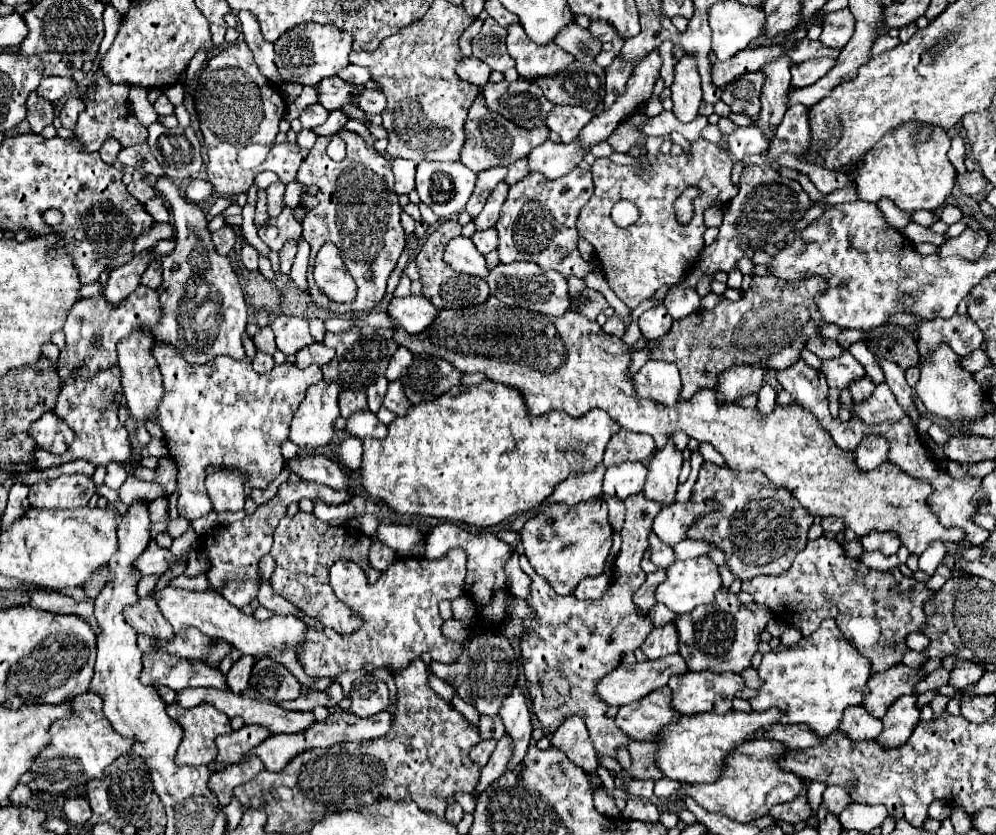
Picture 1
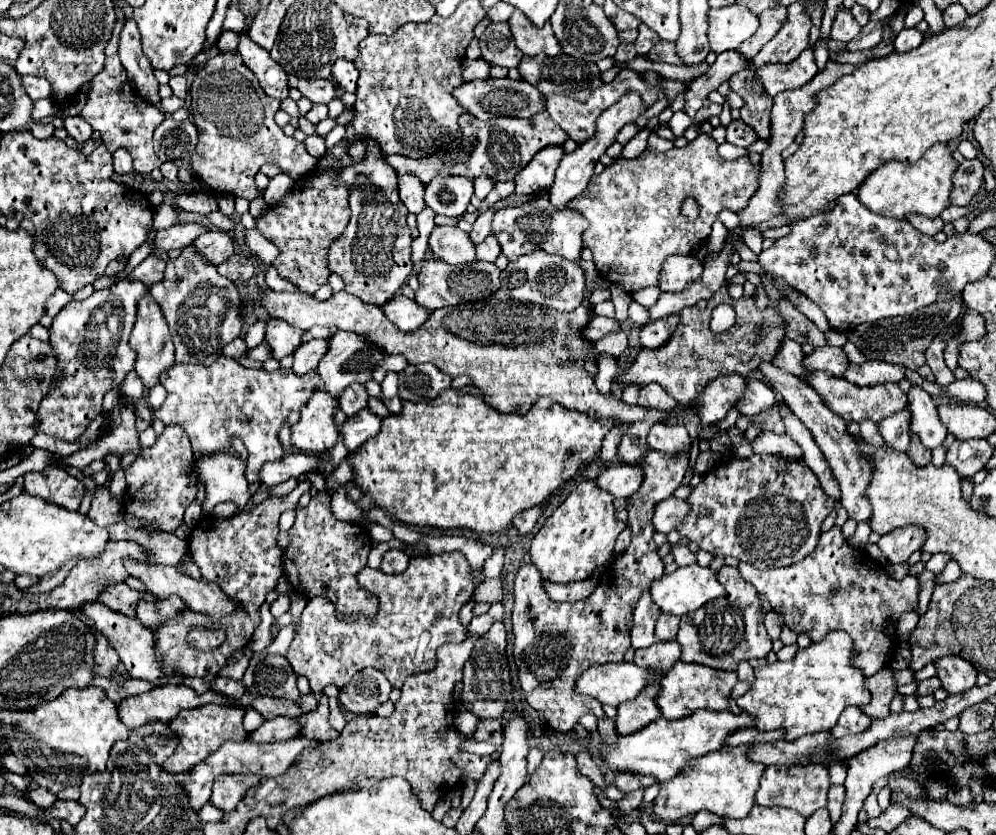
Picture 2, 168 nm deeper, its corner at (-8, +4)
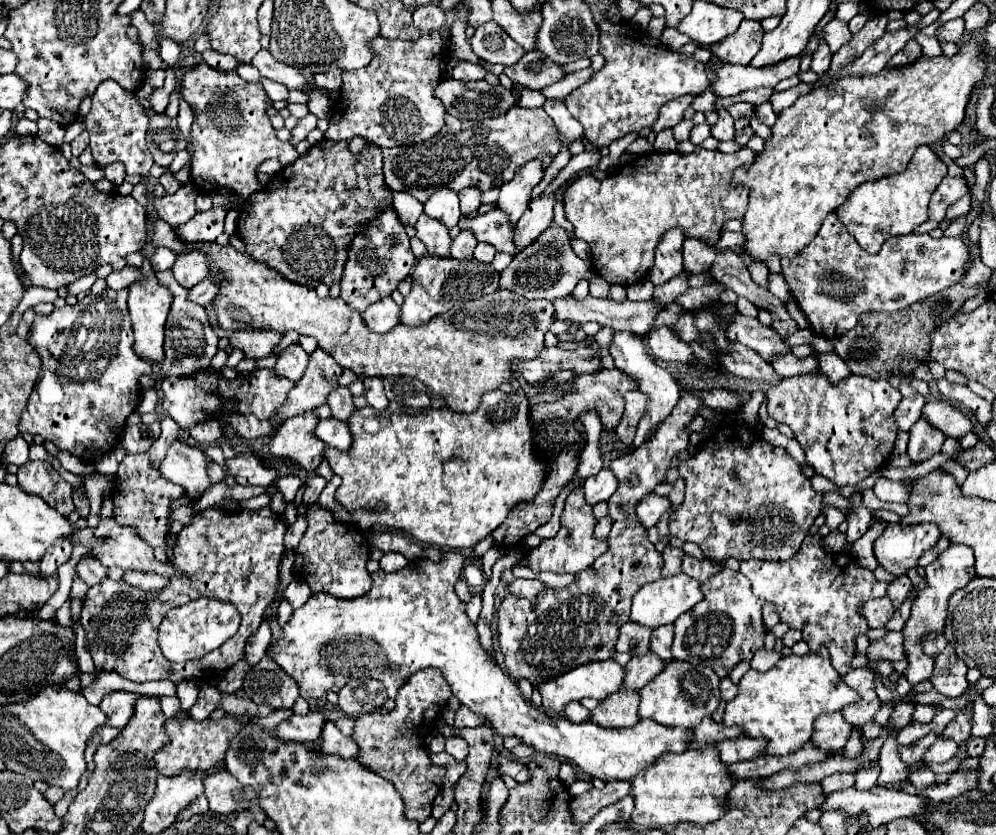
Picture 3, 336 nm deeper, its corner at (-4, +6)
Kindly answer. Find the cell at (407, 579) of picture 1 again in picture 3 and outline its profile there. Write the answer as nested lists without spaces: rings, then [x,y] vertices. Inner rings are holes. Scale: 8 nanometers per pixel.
[[[448,550],[444,552],[444,560],[438,564],[430,560],[412,560],[406,568],[394,574],[382,570],[374,572],[370,592],[366,592],[366,596],[360,596],[356,600],[343,600],[326,592],[312,594],[304,606],[292,612],[290,620],[282,628],[282,638],[276,642],[276,646],[274,642],[268,646],[268,654],[278,666],[282,666],[282,670],[292,680],[296,680],[300,688],[300,696],[306,700],[318,700],[324,698],[326,692],[338,692],[352,676],[370,676],[374,680],[380,680],[388,696],[396,698],[398,688],[414,672],[422,668],[438,668],[446,678],[446,682],[450,684],[452,694],[460,700],[460,704],[484,716],[486,722],[496,730],[496,734],[504,738],[516,736],[522,744],[534,746],[536,752],[572,762],[584,774],[596,776],[604,782],[630,780],[638,770],[652,766],[656,756],[664,752],[688,750],[686,744],[692,738],[692,730],[688,728],[666,728],[662,724],[656,724],[654,720],[640,720],[640,724],[632,728],[606,730],[594,726],[590,720],[576,724],[566,718],[550,716],[542,708],[528,704],[522,698],[516,682],[502,672],[502,668],[492,660],[492,656],[478,642],[476,626],[470,624],[464,612],[466,610],[464,602],[454,592],[454,584],[462,572],[462,566],[464,566],[462,554]]]

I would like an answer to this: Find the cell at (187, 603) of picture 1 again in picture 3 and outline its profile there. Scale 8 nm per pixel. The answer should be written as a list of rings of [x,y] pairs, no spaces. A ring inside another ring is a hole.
[[[106,498],[104,504],[102,504],[102,508],[100,508],[100,524],[98,524],[98,528],[94,530],[94,534],[96,534],[98,538],[104,538],[104,544],[92,548],[92,554],[94,554],[106,568],[110,568],[110,566],[120,566],[120,568],[124,568],[124,570],[142,570],[142,572],[154,570],[154,572],[158,572],[158,574],[162,574],[162,576],[166,576],[166,578],[178,576],[170,562],[168,562],[168,564],[156,562],[156,558],[154,558],[154,554],[152,554],[152,546],[138,536],[138,530],[136,530],[136,528],[124,528],[124,526],[118,526],[118,524],[116,524],[116,520],[114,520],[114,516],[112,516],[112,508],[114,508],[114,506],[112,506],[112,500]]]

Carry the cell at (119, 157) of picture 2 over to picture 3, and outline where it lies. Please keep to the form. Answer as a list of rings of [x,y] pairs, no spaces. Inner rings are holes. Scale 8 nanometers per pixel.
[[[114,162],[114,164],[110,164],[110,166],[104,168],[104,178],[110,180],[114,186],[120,186],[124,182],[124,176],[126,176],[124,174],[124,166],[118,164],[118,162]]]

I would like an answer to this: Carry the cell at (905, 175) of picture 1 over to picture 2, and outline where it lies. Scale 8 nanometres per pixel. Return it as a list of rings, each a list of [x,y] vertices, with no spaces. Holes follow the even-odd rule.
[[[940,142],[938,146],[930,146],[926,154],[914,162],[884,162],[878,170],[870,172],[862,186],[858,188],[858,200],[872,212],[882,216],[904,218],[906,214],[922,214],[928,218],[940,216],[942,210],[950,206],[950,190],[952,176],[958,168],[958,162],[952,158],[952,150],[948,144]]]

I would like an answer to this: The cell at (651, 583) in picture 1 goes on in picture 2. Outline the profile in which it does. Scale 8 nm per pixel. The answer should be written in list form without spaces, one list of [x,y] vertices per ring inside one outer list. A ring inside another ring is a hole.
[[[644,592],[638,600],[638,606],[634,608],[634,622],[632,622],[632,648],[648,648],[650,644],[656,642],[654,636],[654,624],[658,618],[660,610],[654,606],[654,600],[650,598],[648,592]]]

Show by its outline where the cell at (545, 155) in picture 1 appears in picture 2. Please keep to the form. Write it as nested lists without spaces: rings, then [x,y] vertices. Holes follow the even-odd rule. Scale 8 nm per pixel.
[[[548,146],[538,152],[530,166],[522,168],[516,178],[516,194],[532,194],[550,188],[554,182],[554,170],[562,158],[562,146]]]

